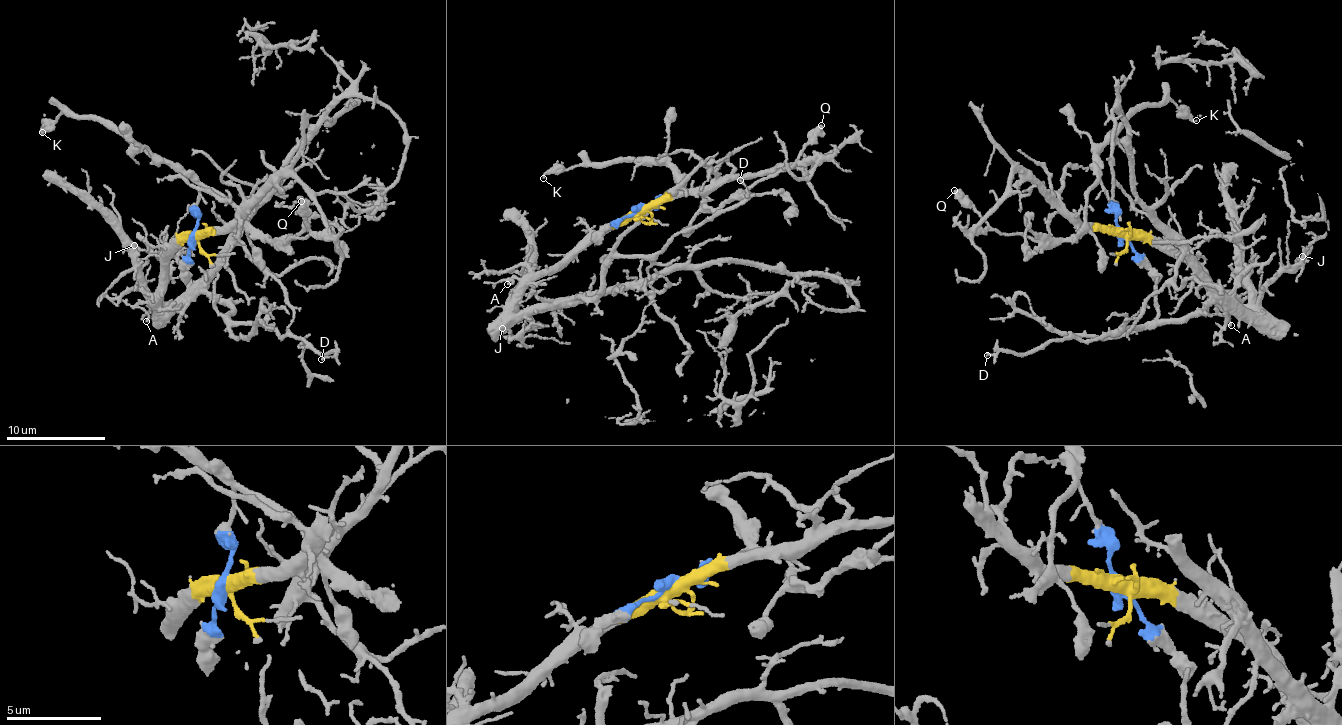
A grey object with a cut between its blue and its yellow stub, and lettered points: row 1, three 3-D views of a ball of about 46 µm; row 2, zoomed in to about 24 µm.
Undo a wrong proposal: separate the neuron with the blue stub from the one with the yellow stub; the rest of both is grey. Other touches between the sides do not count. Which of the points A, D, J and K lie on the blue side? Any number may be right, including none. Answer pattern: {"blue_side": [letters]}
{"blue_side": ["K"]}

